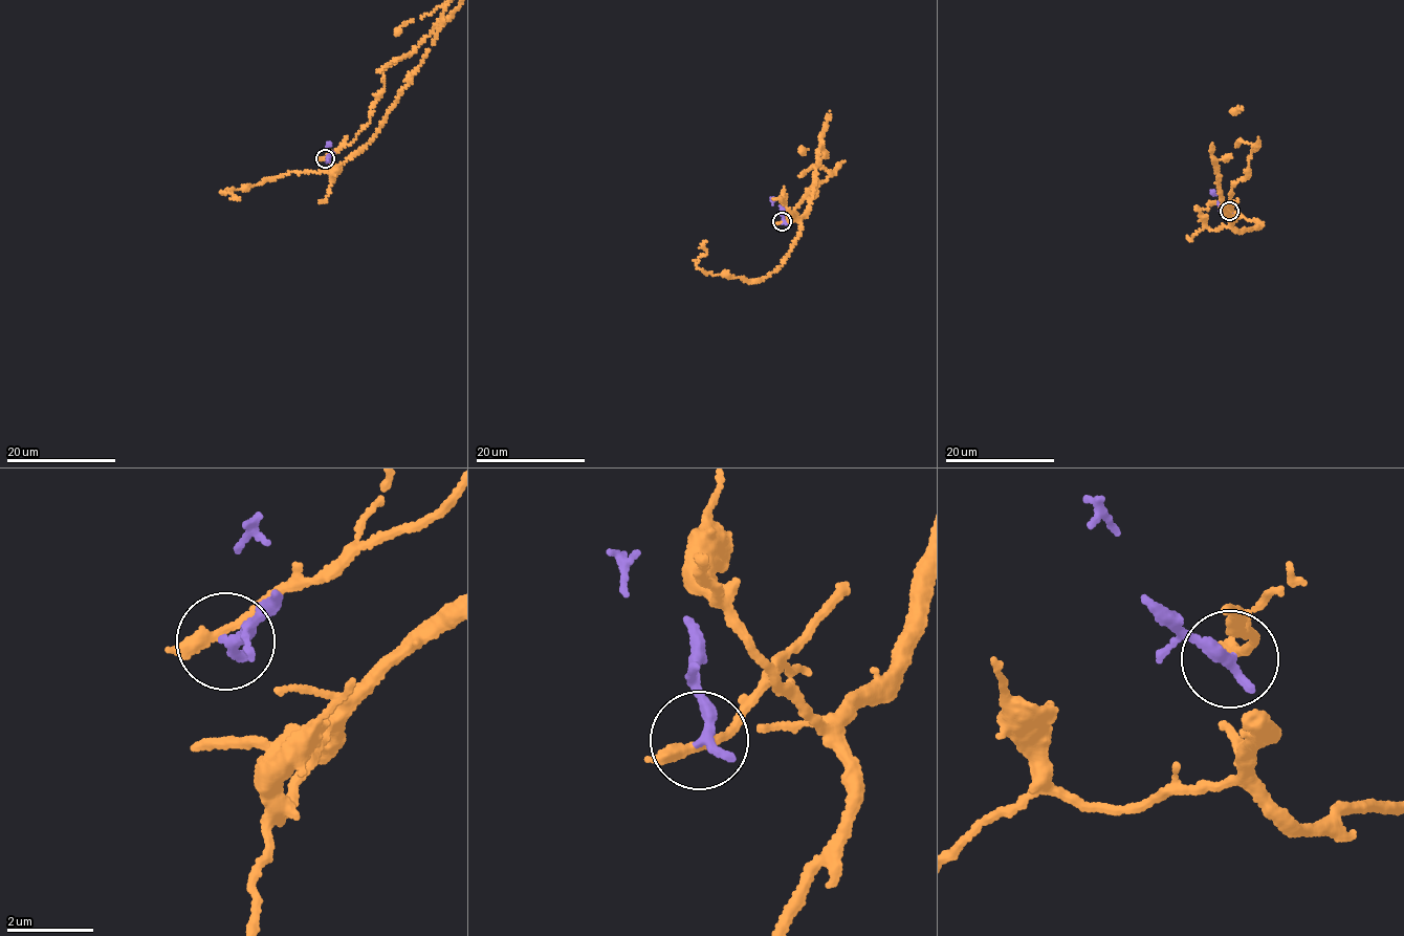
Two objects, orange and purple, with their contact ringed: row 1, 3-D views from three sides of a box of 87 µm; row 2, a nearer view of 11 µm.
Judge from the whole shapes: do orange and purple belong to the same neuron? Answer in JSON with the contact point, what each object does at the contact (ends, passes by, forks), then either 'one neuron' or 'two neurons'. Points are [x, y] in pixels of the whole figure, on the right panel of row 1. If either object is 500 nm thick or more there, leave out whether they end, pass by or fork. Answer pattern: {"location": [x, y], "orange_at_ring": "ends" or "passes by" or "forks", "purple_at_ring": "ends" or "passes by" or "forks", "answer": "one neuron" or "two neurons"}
{"location": [1229, 211], "orange_at_ring": "passes by", "purple_at_ring": "ends", "answer": "two neurons"}

